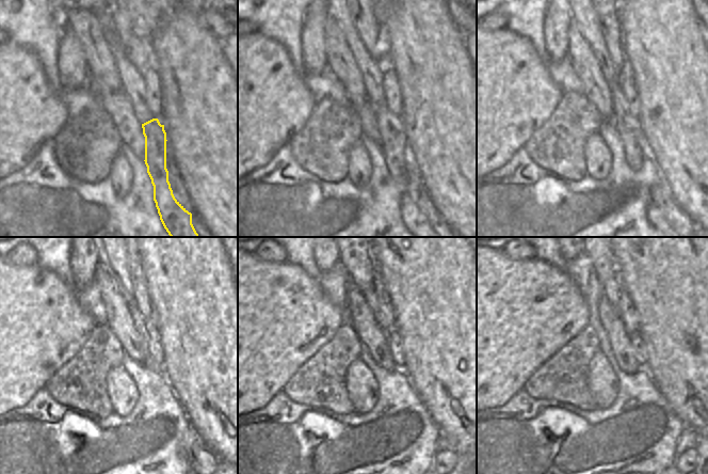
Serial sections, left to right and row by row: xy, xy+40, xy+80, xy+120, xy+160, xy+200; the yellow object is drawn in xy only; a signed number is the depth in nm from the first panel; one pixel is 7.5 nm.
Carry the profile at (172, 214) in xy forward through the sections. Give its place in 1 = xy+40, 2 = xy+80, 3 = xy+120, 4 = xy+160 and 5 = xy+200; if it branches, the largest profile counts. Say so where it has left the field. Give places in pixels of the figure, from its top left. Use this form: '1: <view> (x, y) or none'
1: xy+40 (391, 128)
2: xy+80 (629, 128)
3: xy+120 (139, 321)
4: xy+160 (369, 294)
5: xy+200 (612, 287)

